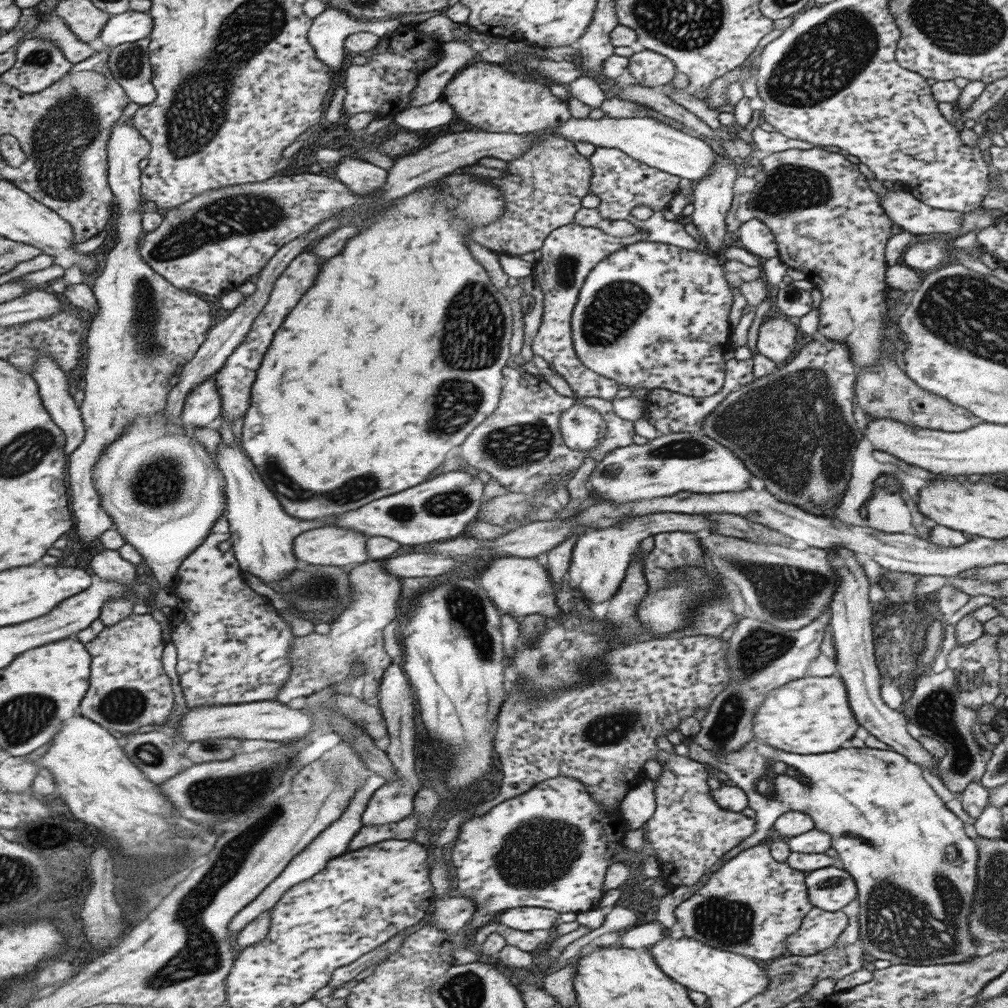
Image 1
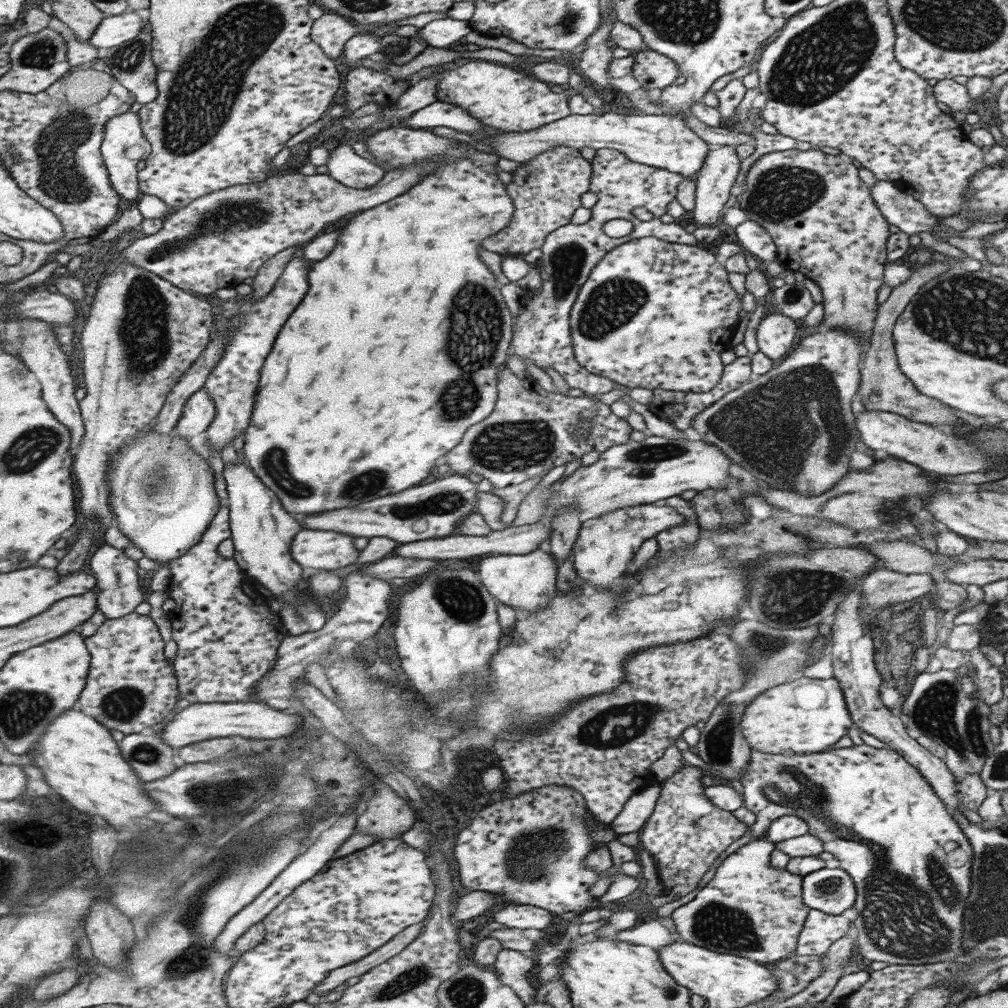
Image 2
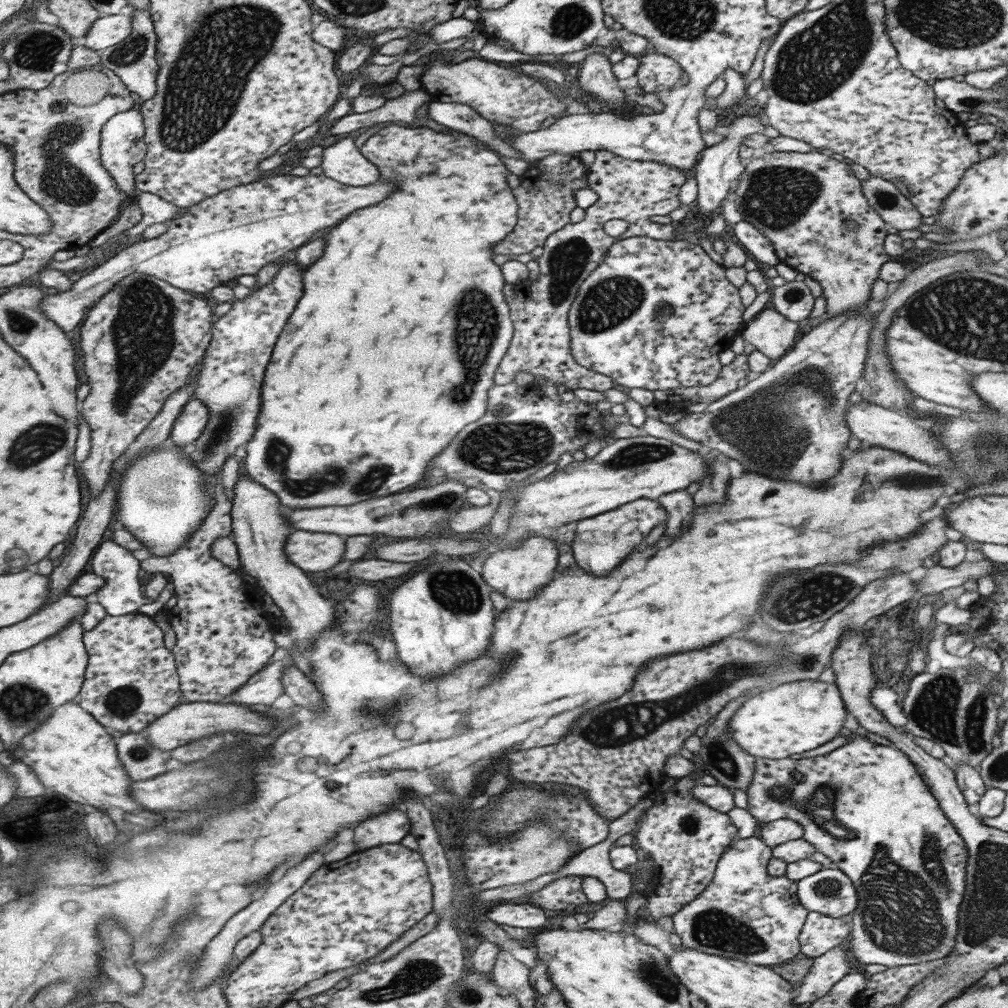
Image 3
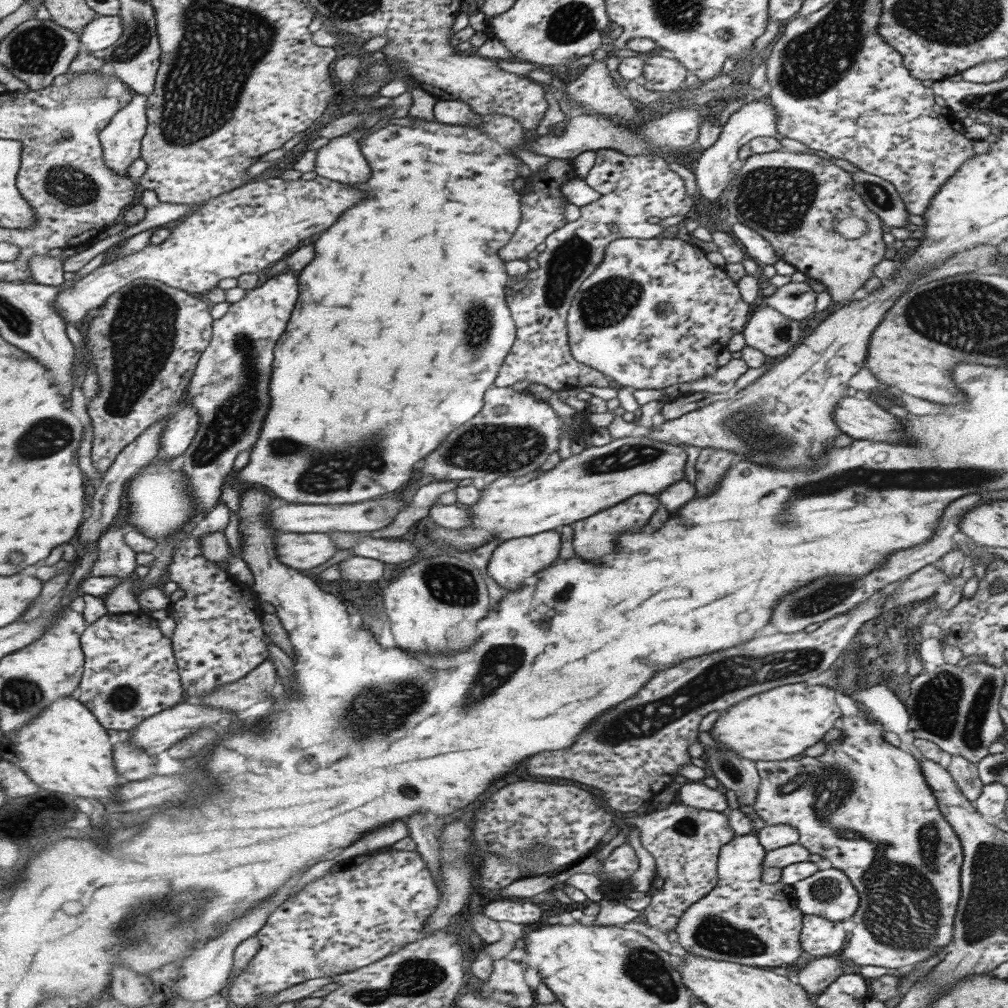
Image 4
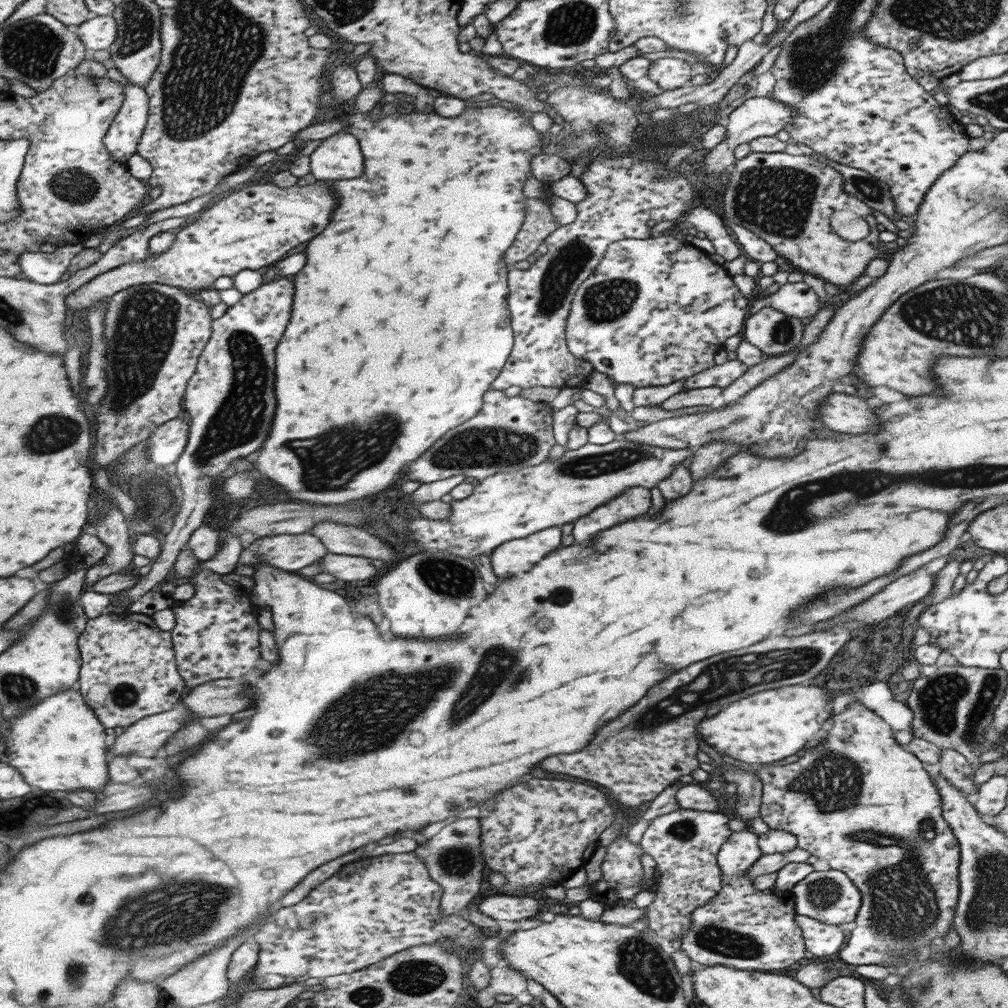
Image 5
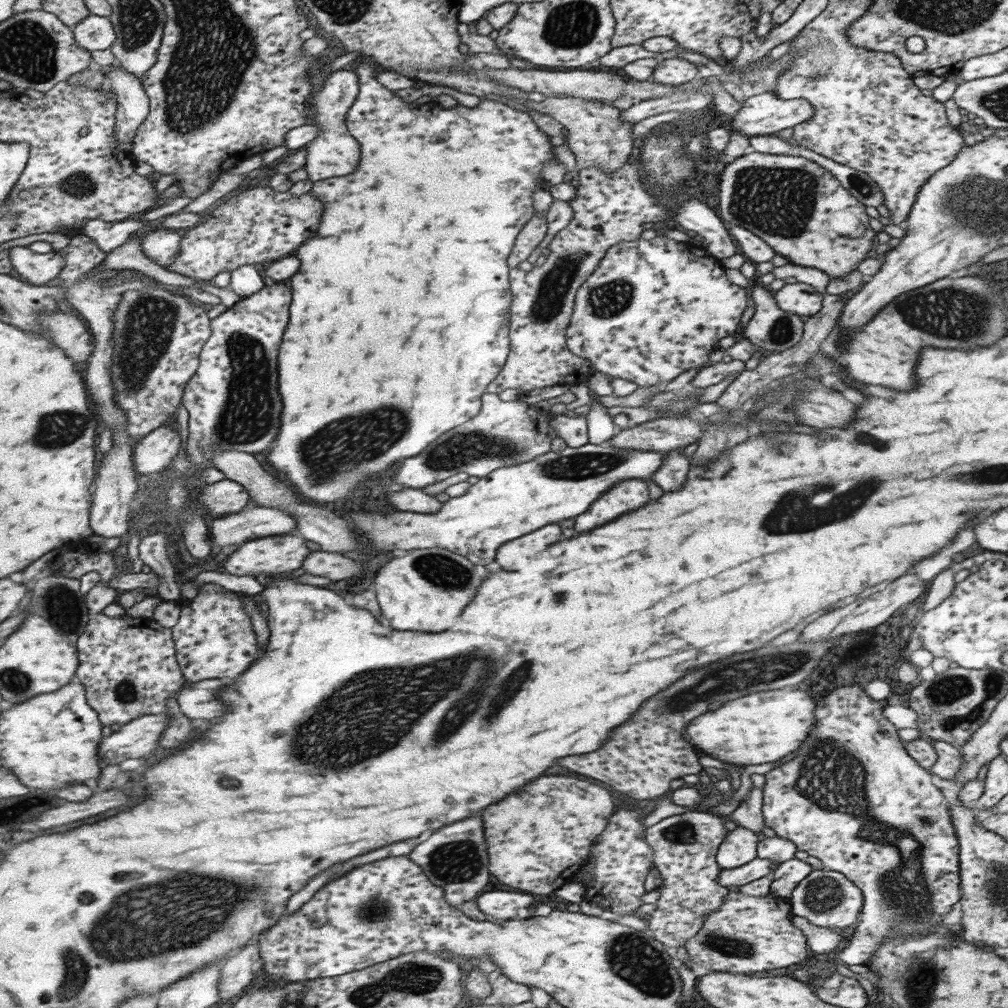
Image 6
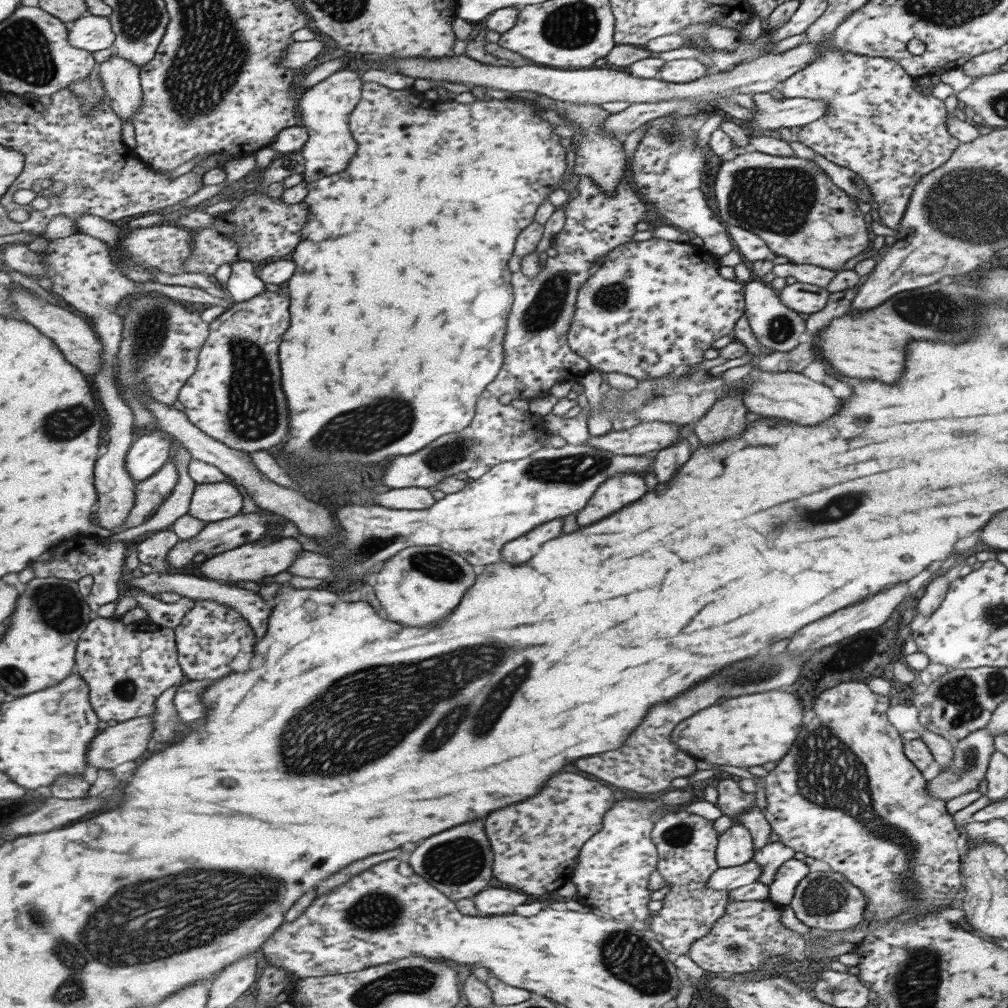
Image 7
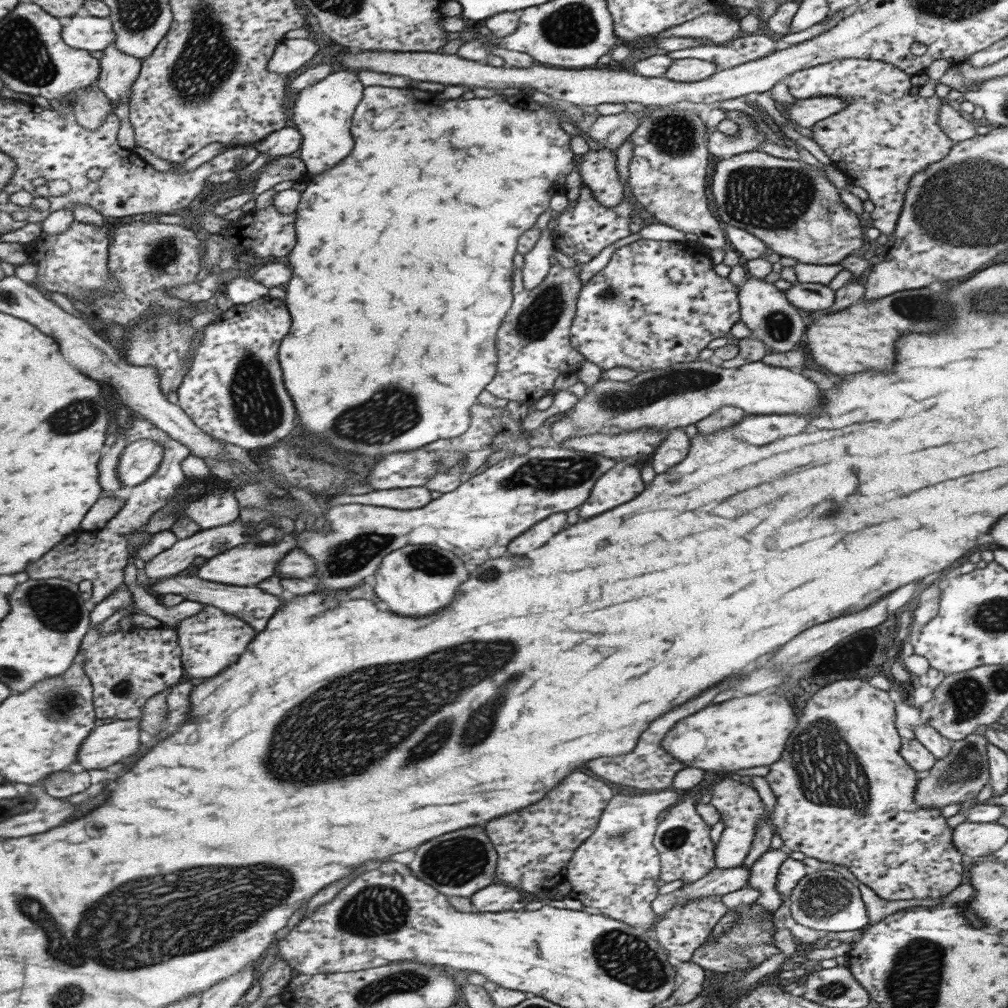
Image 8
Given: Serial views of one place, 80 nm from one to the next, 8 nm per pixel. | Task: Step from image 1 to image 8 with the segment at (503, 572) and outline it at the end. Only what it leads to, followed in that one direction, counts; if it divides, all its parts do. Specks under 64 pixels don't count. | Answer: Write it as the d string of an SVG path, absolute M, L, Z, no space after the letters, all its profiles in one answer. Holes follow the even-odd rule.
M565 514L547 516L543 522L537 522L537 524L530 526L525 532L519 534L517 538L513 538L511 542L508 542L506 546L507 552L523 556L527 550L543 546L563 526L565 526Z

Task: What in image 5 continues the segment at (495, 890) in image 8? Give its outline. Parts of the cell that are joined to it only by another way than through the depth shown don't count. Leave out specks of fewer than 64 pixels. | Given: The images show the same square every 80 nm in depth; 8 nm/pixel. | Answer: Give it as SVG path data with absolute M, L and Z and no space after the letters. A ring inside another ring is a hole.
M489 895L478 904L478 911L493 920L521 920L538 914L538 902L532 897L518 895Z

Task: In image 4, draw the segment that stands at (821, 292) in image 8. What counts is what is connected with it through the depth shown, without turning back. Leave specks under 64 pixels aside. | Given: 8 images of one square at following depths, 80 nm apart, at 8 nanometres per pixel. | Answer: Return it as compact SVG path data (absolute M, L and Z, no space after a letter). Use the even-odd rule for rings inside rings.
M792 282L777 287L767 298L757 300L758 307L769 307L794 321L808 318L814 311L816 296L809 283Z

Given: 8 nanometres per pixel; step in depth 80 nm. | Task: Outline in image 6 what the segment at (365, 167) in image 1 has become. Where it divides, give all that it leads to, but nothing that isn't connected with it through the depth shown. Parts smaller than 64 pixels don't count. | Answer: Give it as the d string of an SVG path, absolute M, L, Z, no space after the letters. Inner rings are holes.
M349 70L329 73L317 92L309 96L308 109L313 110L313 122L318 126L317 134L303 147L304 170L311 182L351 174L359 160L359 143L348 133L344 120L347 110L358 93L358 76Z

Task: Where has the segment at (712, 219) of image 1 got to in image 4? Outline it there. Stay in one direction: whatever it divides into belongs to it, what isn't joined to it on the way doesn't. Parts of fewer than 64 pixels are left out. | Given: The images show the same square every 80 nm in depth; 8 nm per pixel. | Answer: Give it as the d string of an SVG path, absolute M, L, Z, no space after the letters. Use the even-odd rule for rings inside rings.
M749 99L749 103L746 103L739 108L736 112L733 112L727 122L723 124L720 130L717 140L705 149L695 164L695 170L693 172L696 186L697 195L707 198L707 200L715 200L726 190L733 176L735 176L735 170L739 164L737 158L737 151L740 146L748 144L751 138L757 138L757 136L775 136L775 110L771 108L771 105L767 103L765 99L753 101Z

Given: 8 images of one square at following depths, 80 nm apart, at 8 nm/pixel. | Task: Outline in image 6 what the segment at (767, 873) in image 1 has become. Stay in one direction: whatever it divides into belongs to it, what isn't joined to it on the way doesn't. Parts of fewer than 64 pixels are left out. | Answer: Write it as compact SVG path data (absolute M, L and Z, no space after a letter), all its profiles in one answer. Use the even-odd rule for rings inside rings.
M743 827L730 830L716 850L716 863L720 869L741 866L756 857L756 842L759 840L754 832ZM736 889L723 897L715 910L702 917L702 927L683 945L691 964L700 971L750 975L786 968L807 956L806 938L790 921L787 898L768 893L764 897L738 896Z

